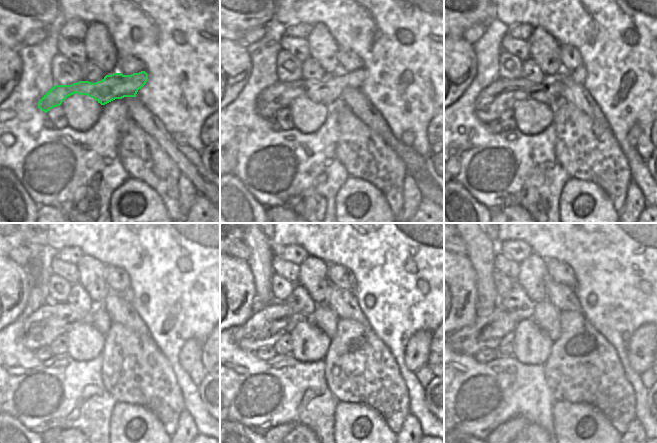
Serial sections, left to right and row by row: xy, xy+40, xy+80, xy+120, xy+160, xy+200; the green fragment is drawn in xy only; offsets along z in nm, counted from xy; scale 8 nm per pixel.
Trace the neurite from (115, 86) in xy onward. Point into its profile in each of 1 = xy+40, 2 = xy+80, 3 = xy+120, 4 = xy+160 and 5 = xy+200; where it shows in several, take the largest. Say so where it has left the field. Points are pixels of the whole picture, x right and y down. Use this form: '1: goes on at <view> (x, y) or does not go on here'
1: goes on at xy+40 (327, 91)
2: goes on at xy+80 (502, 94)
3: goes on at xy+120 (52, 319)
4: goes on at xy+160 (266, 325)
5: goes on at xy+200 (485, 332)

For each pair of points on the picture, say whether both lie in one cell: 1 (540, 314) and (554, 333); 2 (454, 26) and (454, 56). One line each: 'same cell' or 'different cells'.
1: same cell
2: different cells

